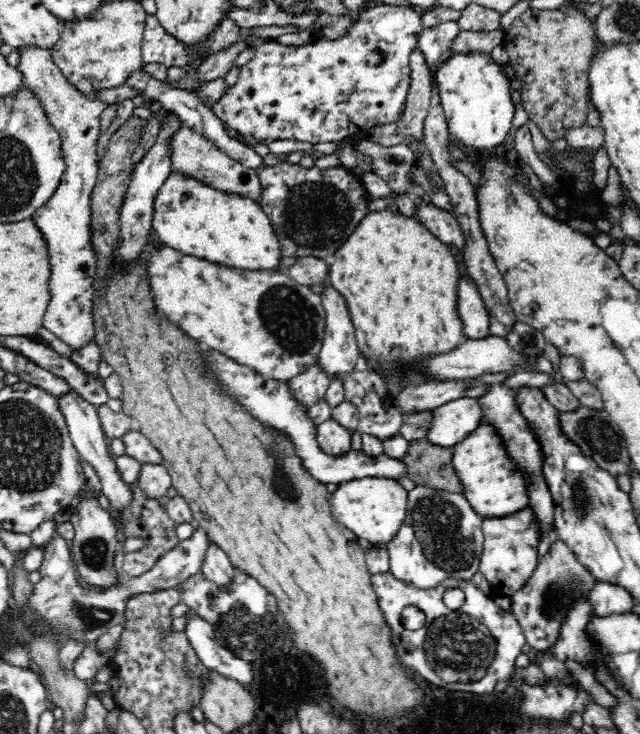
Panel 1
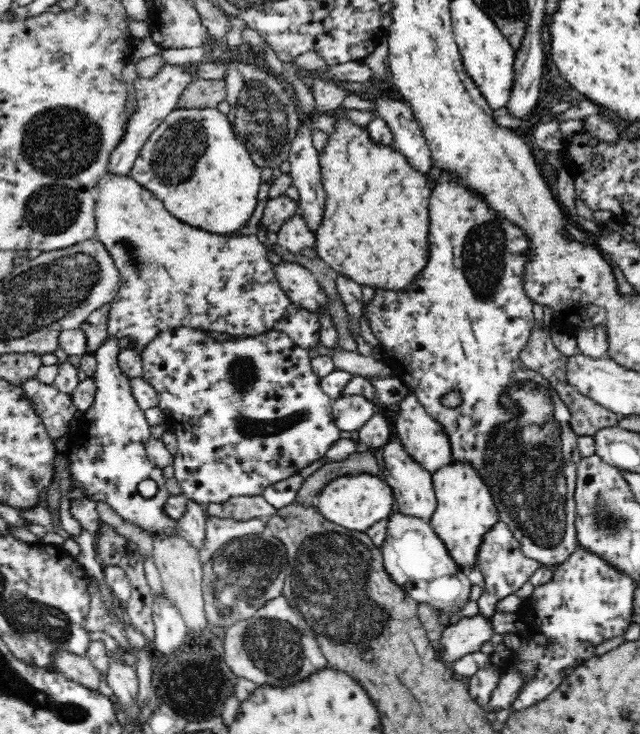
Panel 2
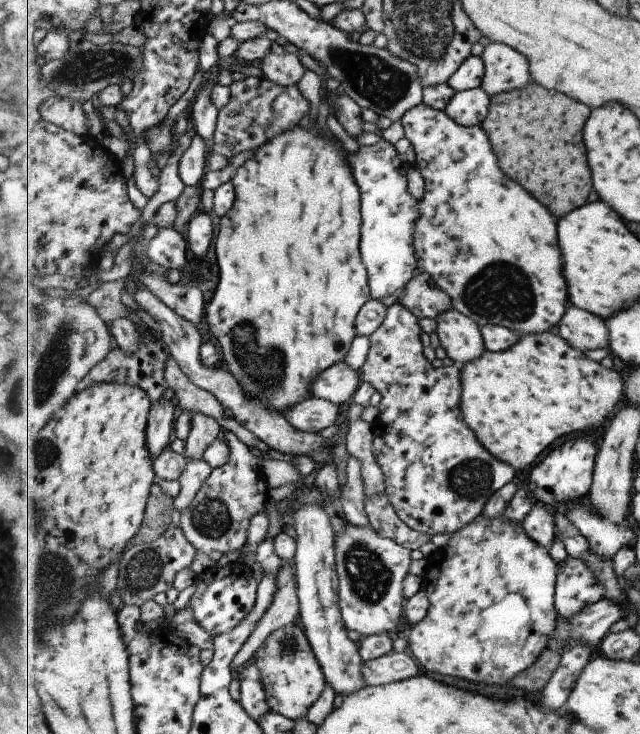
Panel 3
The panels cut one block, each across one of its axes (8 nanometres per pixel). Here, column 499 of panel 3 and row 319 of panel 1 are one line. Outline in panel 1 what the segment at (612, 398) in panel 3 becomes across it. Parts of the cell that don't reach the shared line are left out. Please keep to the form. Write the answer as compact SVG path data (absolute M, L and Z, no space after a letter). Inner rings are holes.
M390 207L380 211L366 212L364 218L358 222L348 240L341 244L340 248L334 252L329 260L330 281L335 288L343 294L347 301L350 316L352 317L353 328L355 329L355 340L357 347L362 353L366 353L372 361L379 361L379 364L394 365L397 361L416 360L418 356L428 356L429 353L448 352L449 349L456 348L463 340L466 340L461 327L461 320L456 314L457 310L457 289L462 272L458 272L458 260L450 252L450 246L444 241L434 236L422 222L416 217L406 218L404 214L394 214Z

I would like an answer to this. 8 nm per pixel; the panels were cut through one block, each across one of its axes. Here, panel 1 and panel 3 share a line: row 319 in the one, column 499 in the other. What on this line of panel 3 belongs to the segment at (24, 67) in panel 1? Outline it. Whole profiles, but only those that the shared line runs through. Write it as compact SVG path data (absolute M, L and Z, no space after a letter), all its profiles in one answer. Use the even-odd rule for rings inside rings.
M491 42L481 56L485 62L485 80L482 87L491 97L513 90L523 90L533 84L527 57L512 46Z

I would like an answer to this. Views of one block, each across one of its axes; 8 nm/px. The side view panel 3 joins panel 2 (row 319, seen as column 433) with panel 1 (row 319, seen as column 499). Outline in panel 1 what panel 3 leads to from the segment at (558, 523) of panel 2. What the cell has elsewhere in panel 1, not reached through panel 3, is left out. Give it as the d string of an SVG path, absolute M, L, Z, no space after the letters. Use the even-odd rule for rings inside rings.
M462 270L457 289L457 310L465 339L484 340L490 335L491 310L471 274Z

